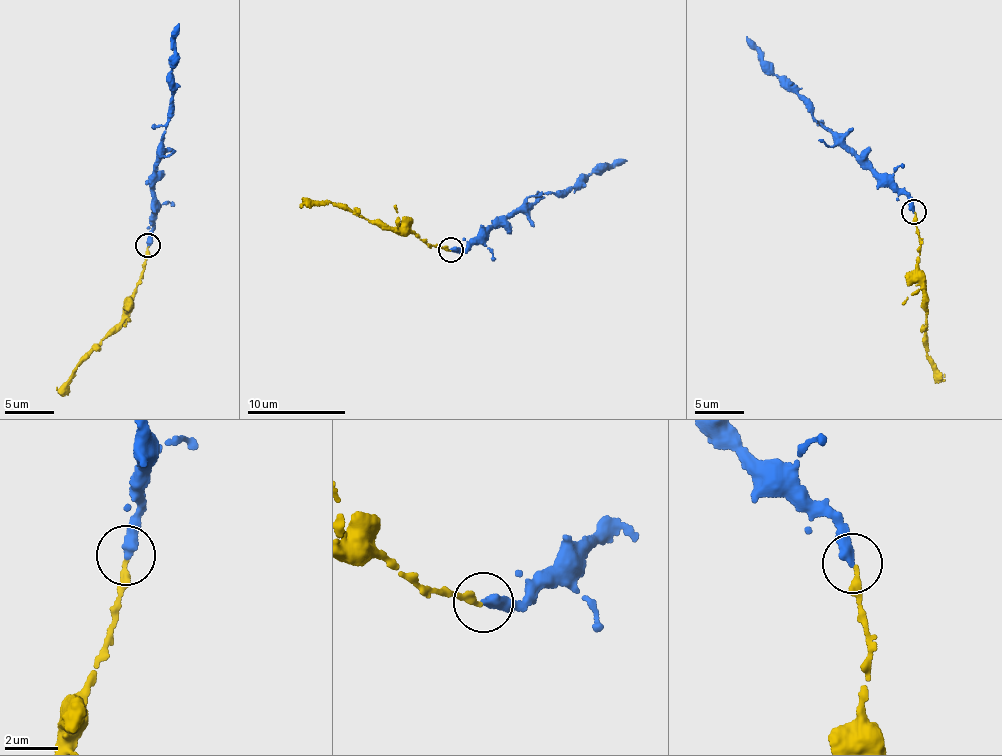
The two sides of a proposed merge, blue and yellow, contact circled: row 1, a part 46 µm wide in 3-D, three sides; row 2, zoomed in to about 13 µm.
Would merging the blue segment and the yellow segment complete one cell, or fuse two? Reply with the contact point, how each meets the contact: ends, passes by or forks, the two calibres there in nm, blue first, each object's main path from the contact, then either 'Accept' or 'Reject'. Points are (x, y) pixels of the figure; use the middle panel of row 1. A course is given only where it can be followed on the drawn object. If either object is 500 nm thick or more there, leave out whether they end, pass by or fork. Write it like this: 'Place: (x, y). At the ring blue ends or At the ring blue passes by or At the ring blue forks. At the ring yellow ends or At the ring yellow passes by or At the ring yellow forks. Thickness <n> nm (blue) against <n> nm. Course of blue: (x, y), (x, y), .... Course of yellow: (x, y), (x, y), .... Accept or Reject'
Place: (451, 250). At the ring blue ends. At the ring yellow ends. Thickness 400 nm (blue) against 240 nm. Course of blue: (450, 249), (460, 252), (495, 225), (550, 193), (562, 194), (581, 181), (625, 160). Course of yellow: (450, 251), (407, 230), (379, 226), (353, 208), (330, 201), (304, 202), (301, 208). Accept

